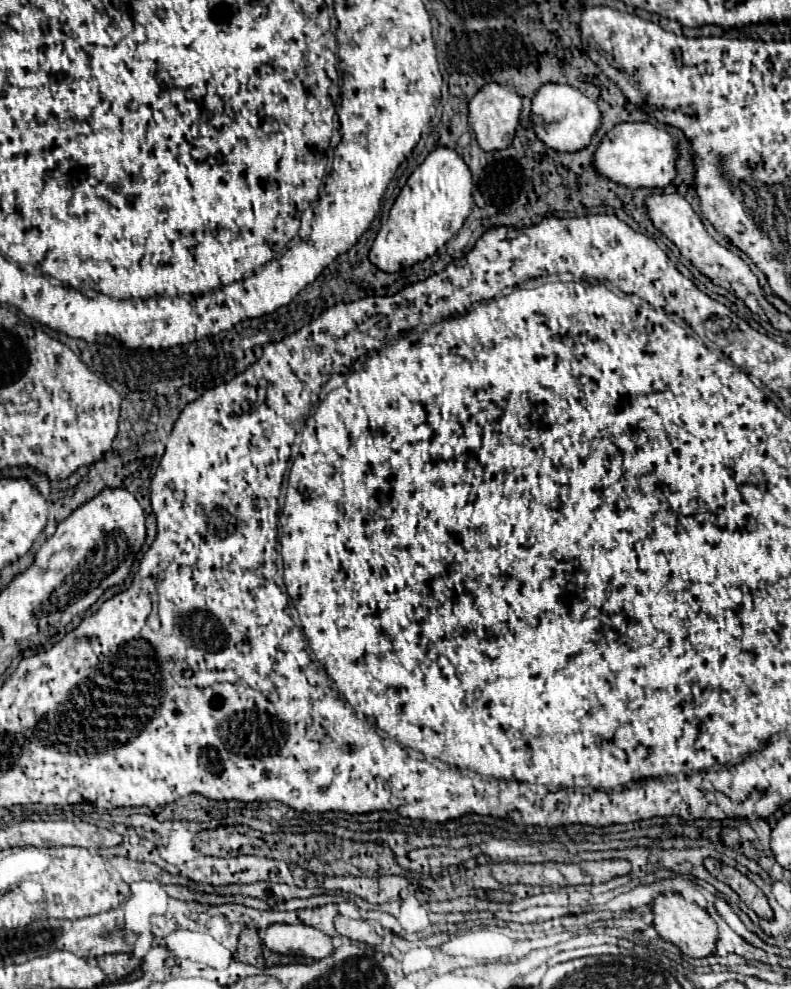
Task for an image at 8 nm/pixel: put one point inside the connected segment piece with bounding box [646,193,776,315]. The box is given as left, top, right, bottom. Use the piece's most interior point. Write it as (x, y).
(672, 214)

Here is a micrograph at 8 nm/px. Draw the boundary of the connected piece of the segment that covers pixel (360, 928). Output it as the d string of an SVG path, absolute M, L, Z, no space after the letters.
M336 915L334 923L336 923L336 931L348 937L350 941L360 941L368 945L378 945L382 941L382 937L374 931L374 927L370 927L370 923L364 919L346 919L342 915Z

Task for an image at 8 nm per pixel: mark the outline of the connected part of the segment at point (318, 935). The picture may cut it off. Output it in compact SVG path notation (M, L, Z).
M272 925L264 931L264 945L280 955L324 959L334 953L332 939L308 925Z

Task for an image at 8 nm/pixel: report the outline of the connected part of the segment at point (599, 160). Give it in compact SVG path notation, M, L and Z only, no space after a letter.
M620 123L616 125L598 145L594 153L594 167L614 183L622 183L630 189L648 187L664 189L676 177L678 161L678 141L666 131L658 129L652 123Z

